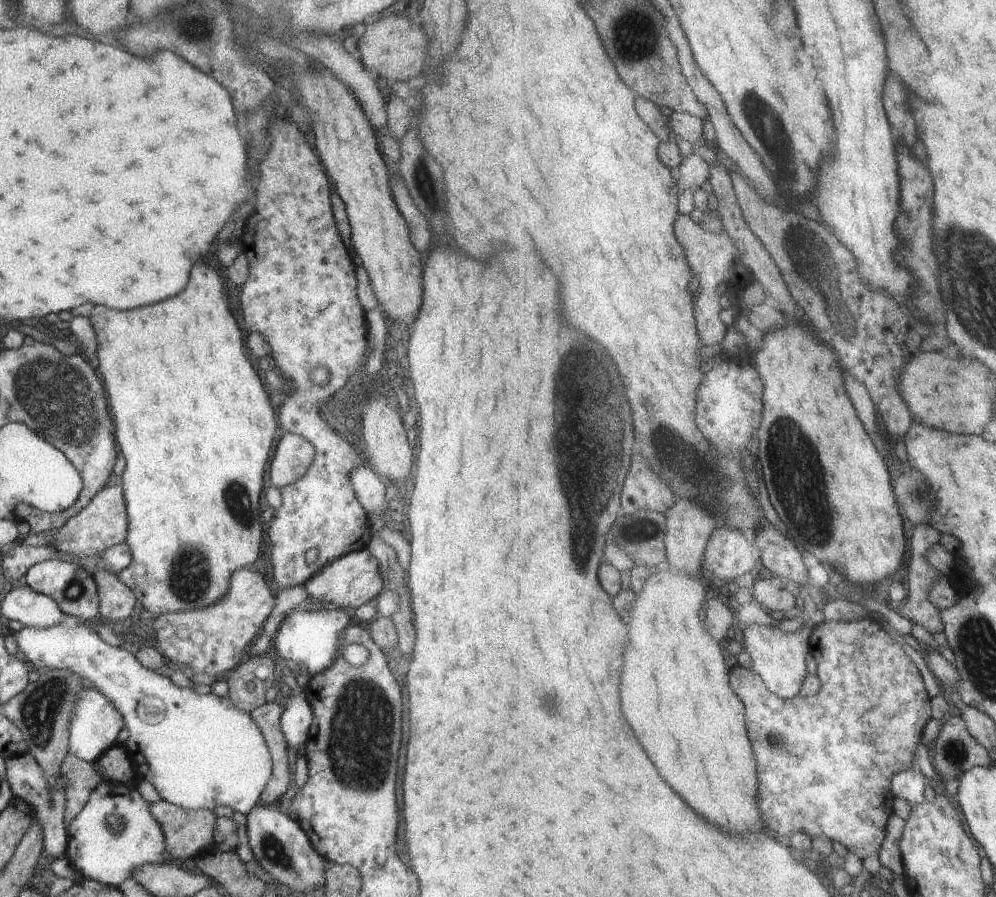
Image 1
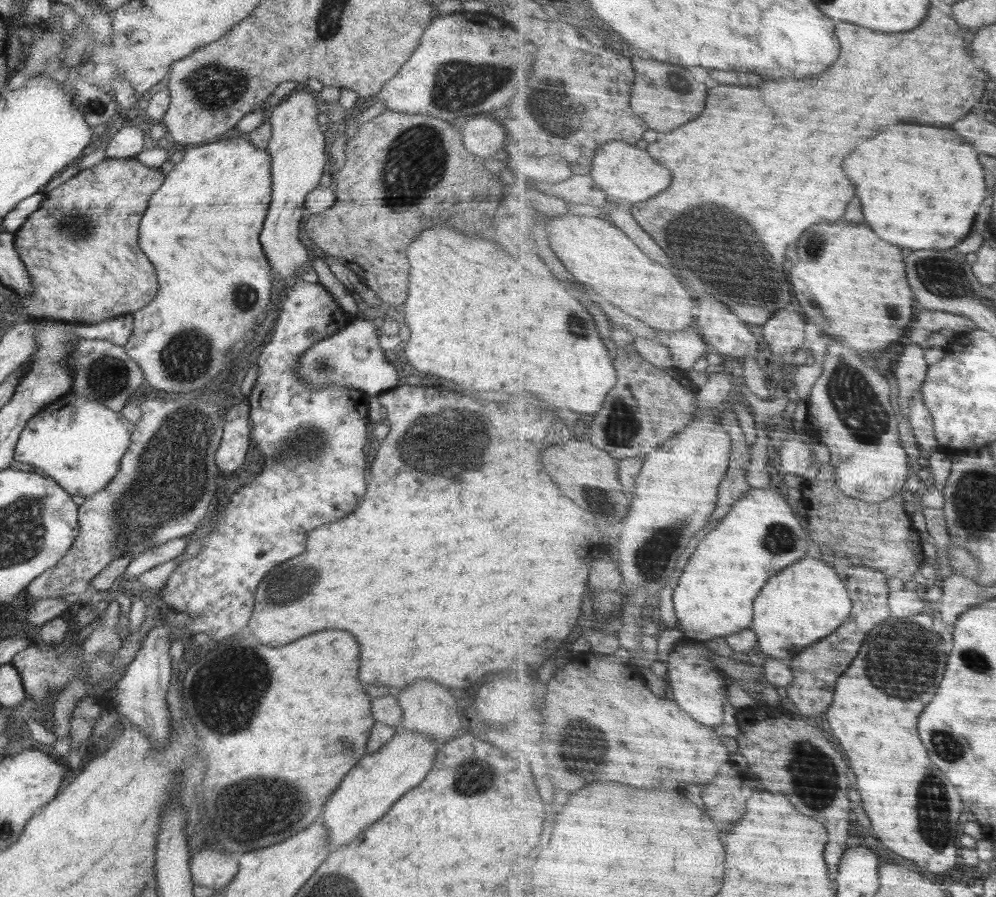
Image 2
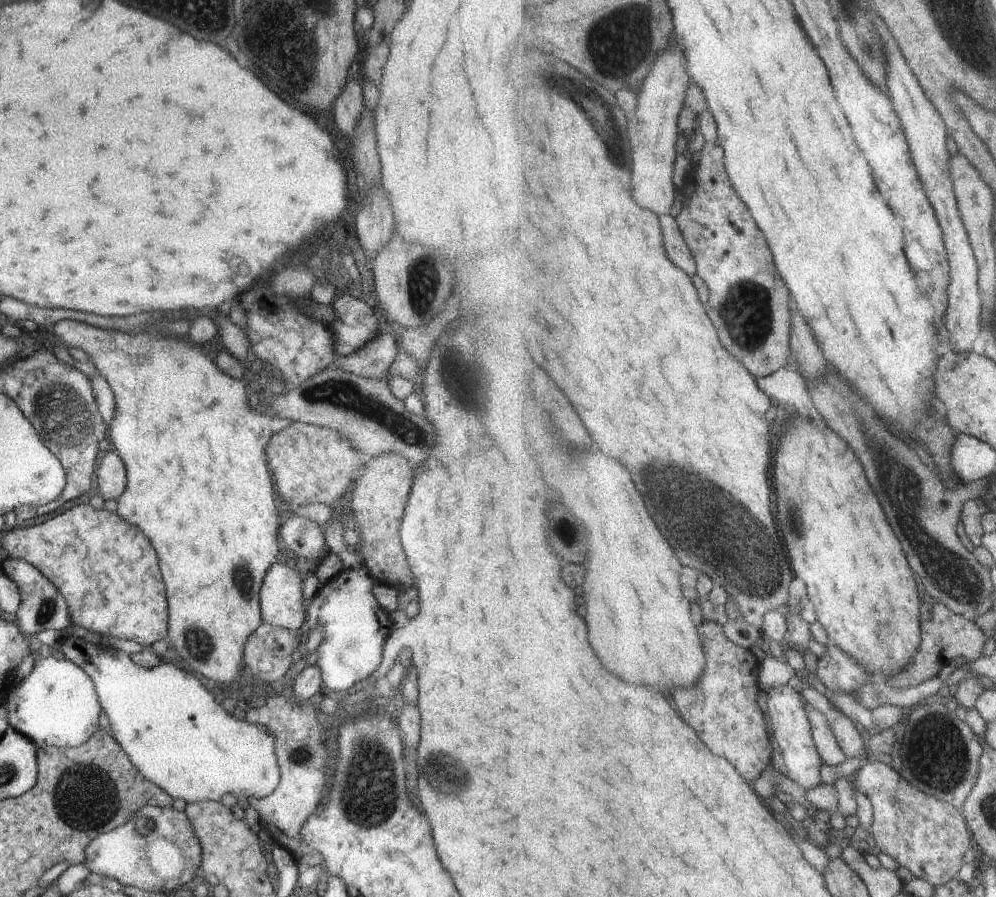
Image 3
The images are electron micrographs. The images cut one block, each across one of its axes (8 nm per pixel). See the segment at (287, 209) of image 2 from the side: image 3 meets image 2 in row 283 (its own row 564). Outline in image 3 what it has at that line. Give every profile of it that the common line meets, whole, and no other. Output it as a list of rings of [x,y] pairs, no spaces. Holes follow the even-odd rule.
[[[272,564],[260,590],[263,623],[297,631],[306,621],[308,600],[303,594],[303,576],[294,566]]]

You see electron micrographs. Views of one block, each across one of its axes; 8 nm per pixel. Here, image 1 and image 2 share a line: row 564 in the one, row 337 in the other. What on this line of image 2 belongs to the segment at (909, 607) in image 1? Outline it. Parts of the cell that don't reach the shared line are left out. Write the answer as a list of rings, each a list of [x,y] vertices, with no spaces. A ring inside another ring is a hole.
[[[930,309],[922,310],[915,325],[916,328],[912,331],[911,342],[921,346],[940,330],[951,329],[958,333],[968,333],[980,329],[978,324],[968,316]]]

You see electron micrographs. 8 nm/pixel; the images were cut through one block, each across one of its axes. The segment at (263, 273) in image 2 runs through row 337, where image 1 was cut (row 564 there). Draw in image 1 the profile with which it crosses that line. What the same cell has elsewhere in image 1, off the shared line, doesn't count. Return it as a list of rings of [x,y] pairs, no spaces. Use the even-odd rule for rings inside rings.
[[[198,262],[192,268],[190,282],[180,296],[170,300],[158,302],[154,306],[136,308],[126,312],[108,310],[104,306],[94,306],[88,321],[98,338],[98,370],[104,378],[104,386],[110,398],[110,410],[114,414],[116,424],[116,442],[120,446],[122,456],[126,458],[126,470],[122,474],[123,496],[128,516],[128,533],[125,542],[129,547],[132,563],[116,576],[144,605],[146,611],[156,614],[157,618],[169,613],[203,610],[217,604],[229,592],[231,577],[238,568],[250,568],[250,564],[258,561],[260,544],[262,544],[263,530],[260,518],[260,494],[265,488],[266,464],[270,460],[271,444],[274,444],[276,428],[279,426],[275,411],[270,404],[269,395],[262,386],[262,380],[254,372],[250,360],[244,354],[242,336],[236,320],[226,306],[222,278],[208,268],[206,264]]]

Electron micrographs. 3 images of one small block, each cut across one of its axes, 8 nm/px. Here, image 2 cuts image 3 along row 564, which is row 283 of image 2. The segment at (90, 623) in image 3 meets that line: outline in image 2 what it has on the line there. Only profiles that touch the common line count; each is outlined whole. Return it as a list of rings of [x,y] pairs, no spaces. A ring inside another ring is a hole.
[[[136,157],[131,158],[105,158],[99,164],[82,170],[80,174],[76,174],[74,178],[66,180],[64,184],[60,184],[58,188],[50,190],[49,193],[44,193],[40,208],[35,210],[28,218],[26,222],[21,226],[20,230],[15,232],[14,246],[17,250],[18,256],[24,263],[24,268],[28,271],[28,278],[30,278],[30,289],[28,293],[20,295],[16,293],[18,302],[16,306],[20,307],[18,312],[23,312],[26,316],[32,316],[33,320],[36,319],[54,319],[71,324],[98,324],[104,322],[110,318],[116,316],[122,316],[123,314],[134,313],[140,308],[144,308],[146,304],[150,304],[154,300],[154,296],[158,294],[158,282],[156,282],[156,270],[154,266],[150,264],[150,260],[144,256],[144,252],[140,250],[138,246],[138,226],[140,226],[140,220],[142,220],[142,214],[144,210],[148,208],[148,202],[152,198],[154,192],[160,188],[160,184],[164,182],[164,175],[162,171],[158,171],[158,168],[148,167],[142,162],[138,161]]]

